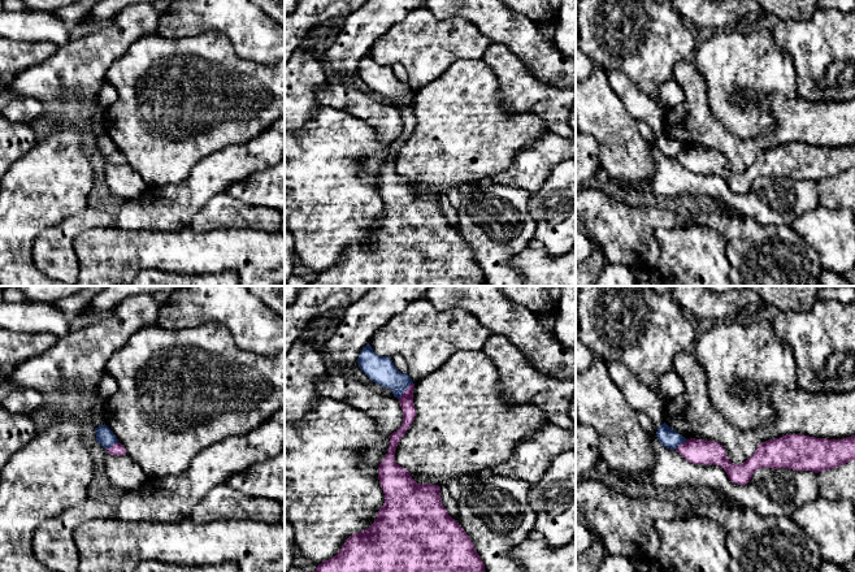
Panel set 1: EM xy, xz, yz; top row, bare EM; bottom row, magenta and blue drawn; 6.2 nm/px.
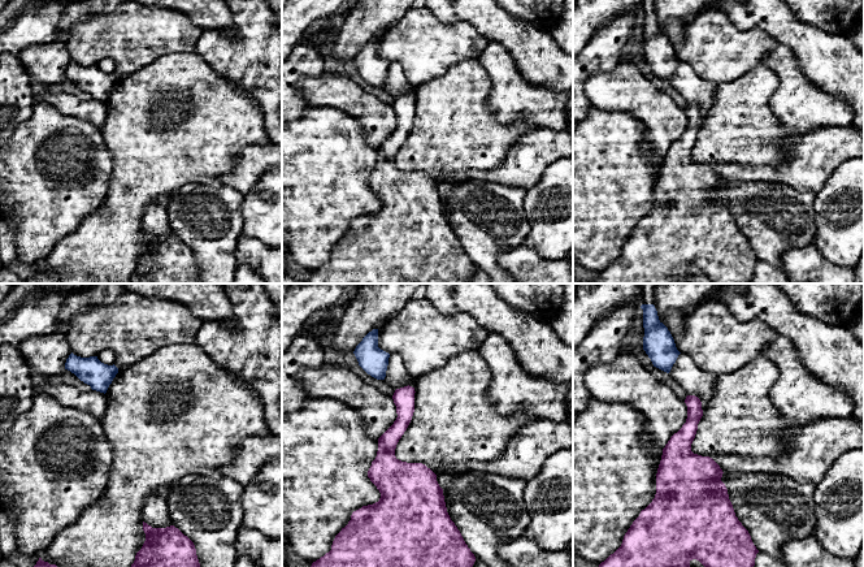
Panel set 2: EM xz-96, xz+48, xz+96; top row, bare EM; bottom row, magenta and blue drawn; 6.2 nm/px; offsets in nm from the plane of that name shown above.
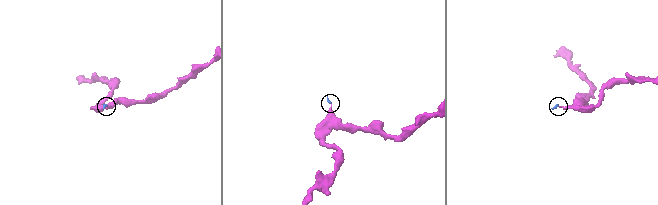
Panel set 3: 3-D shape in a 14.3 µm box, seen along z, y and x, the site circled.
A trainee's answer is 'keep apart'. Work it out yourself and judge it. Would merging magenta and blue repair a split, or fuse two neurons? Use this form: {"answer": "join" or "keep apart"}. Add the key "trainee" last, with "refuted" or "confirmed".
{"answer": "keep apart", "trainee": "confirmed"}

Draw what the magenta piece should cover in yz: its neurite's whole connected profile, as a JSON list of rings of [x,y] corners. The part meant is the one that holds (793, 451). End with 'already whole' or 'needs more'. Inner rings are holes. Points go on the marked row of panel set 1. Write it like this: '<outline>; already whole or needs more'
[[[786,434],[761,442],[742,464],[726,458],[722,445],[715,441],[690,438],[677,448],[693,464],[713,464],[725,469],[729,480],[747,485],[760,468],[786,468],[815,473],[838,468],[855,460],[855,436],[843,439],[816,438],[804,434]]]; already whole

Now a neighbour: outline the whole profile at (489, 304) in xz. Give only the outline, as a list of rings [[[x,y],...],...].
[[[429,286],[425,298],[439,311],[464,309],[491,334],[505,335],[541,373],[576,380],[576,350],[544,330],[535,313],[509,300],[502,286]]]

